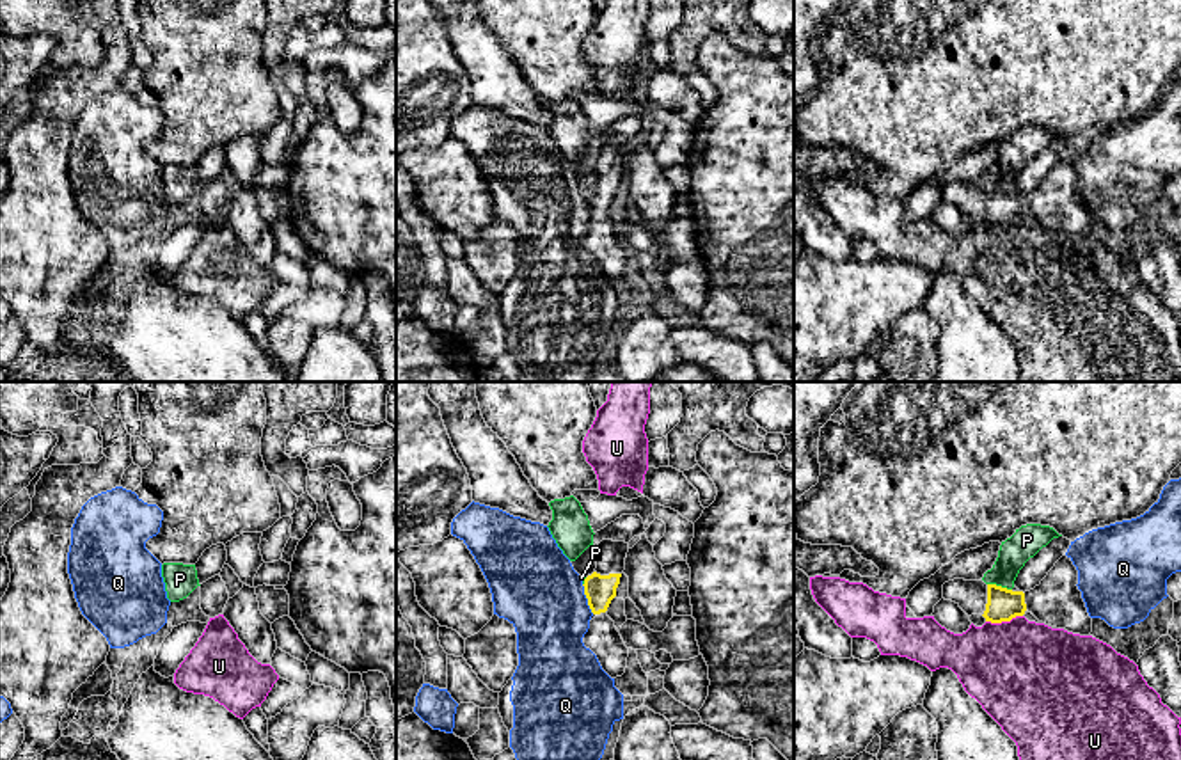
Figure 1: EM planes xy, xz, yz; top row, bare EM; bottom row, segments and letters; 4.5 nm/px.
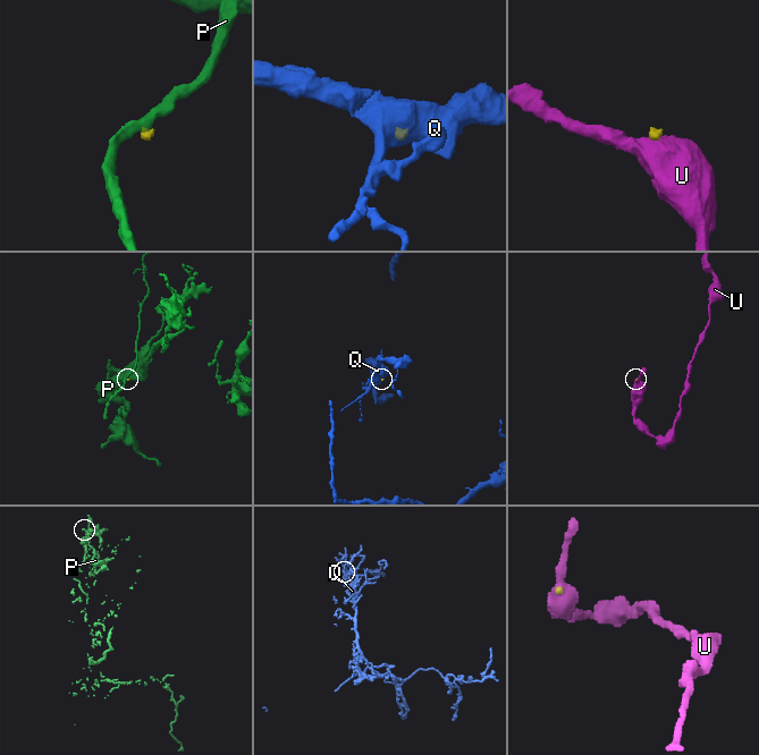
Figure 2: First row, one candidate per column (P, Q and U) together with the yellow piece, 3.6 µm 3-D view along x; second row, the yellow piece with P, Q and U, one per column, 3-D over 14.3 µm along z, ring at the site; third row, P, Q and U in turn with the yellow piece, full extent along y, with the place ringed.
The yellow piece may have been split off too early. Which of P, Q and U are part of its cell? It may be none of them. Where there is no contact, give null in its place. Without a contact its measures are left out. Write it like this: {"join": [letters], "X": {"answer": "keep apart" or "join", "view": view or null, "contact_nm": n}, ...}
{"join": [], "P": {"answer": "keep apart", "view": "yz", "contact_nm": 120}, "Q": {"answer": "keep apart", "view": "xz", "contact_nm": 150}, "U": {"answer": "keep apart", "view": "yz", "contact_nm": 170}}

